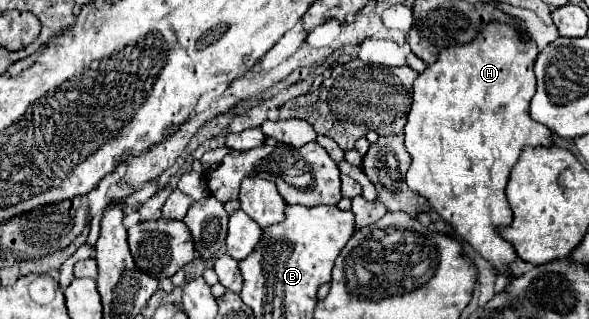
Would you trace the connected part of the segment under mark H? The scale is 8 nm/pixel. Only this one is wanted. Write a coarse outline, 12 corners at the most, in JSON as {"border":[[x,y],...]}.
{"border":[[504,23],[414,81],[408,187],[516,279],[504,189],[552,147]]}

